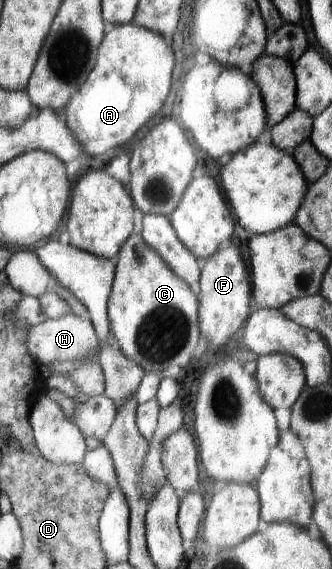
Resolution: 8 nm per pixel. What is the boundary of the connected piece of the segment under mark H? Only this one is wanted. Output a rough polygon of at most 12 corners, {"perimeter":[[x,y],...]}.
{"perimeter":[[72,313],[28,325],[34,361],[78,361],[98,347],[90,319]]}

